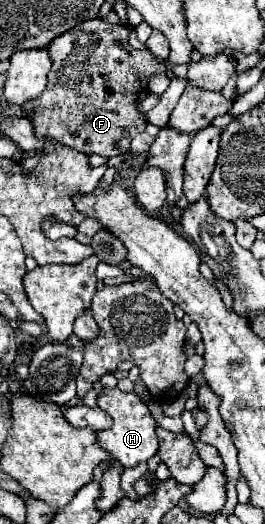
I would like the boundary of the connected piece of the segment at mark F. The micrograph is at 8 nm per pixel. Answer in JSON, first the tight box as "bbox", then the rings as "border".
{"bbox":[20,19,166,159],"border":[[[90,19],[50,41],[46,47],[52,59],[48,85],[36,101],[28,101],[28,105],[20,107],[22,115],[32,121],[36,137],[48,137],[86,155],[100,155],[104,159],[118,157],[128,151],[132,137],[146,125],[144,113],[138,105],[148,95],[148,79],[154,73],[166,71],[166,63],[156,61],[152,53],[134,49],[128,43],[128,33],[130,31],[124,25],[110,25],[102,19]]]}

